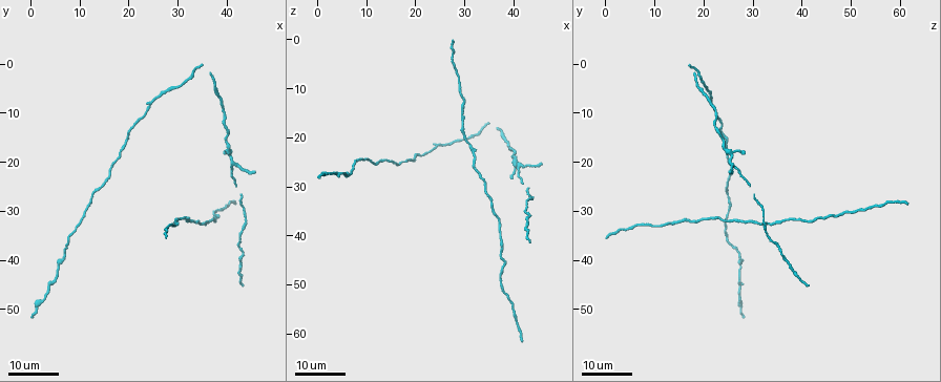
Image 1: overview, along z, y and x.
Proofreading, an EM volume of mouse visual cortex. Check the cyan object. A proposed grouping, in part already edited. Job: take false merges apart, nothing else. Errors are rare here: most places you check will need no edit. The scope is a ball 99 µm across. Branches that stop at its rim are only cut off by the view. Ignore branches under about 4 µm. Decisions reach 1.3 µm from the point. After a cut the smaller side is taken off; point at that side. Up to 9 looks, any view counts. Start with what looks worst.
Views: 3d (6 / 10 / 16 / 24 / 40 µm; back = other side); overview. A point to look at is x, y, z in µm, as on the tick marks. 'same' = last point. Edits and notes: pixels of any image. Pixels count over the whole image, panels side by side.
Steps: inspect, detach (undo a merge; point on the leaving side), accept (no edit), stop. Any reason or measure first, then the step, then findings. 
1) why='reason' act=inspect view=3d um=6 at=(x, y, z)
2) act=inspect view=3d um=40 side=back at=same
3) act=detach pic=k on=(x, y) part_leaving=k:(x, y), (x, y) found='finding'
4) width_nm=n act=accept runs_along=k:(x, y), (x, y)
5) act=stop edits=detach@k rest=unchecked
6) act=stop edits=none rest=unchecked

why='three-way junction' act=inspect view=3d um=24 at=(41.0, 20.5, 25.5)

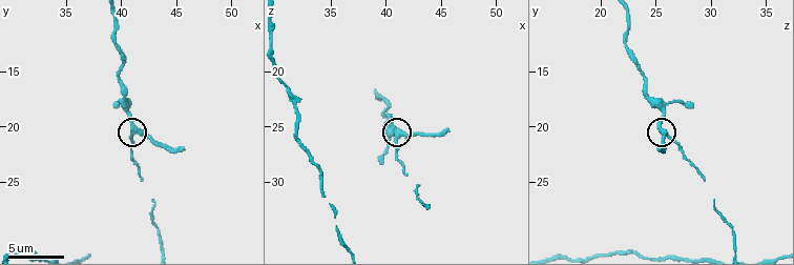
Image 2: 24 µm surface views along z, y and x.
act=inspect view=3d um=10 at=(41.0, 20.4, 25.8)

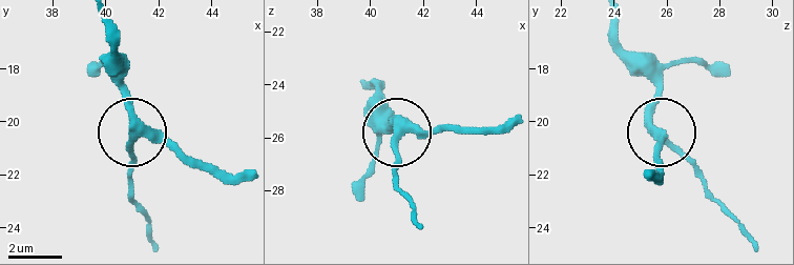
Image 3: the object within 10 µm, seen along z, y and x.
act=inspect view=3d um=6 at=(41.1, 20.5, 25.6)

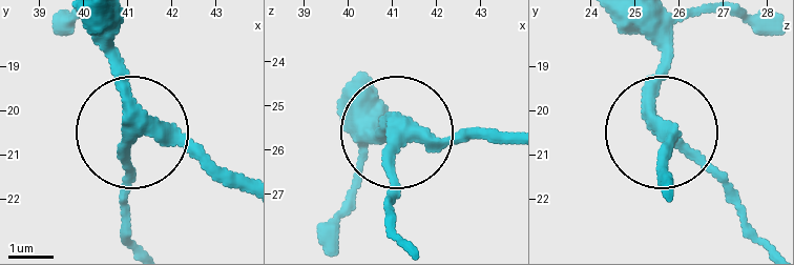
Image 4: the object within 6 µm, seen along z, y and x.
act=accept runs_along=4:(356, 86), (379, 133), (391, 121), (458, 143), (510, 133) found='one neuron here'

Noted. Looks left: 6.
act=inspect view=3d um=24 at=(37.0, 31.0, 43.5)

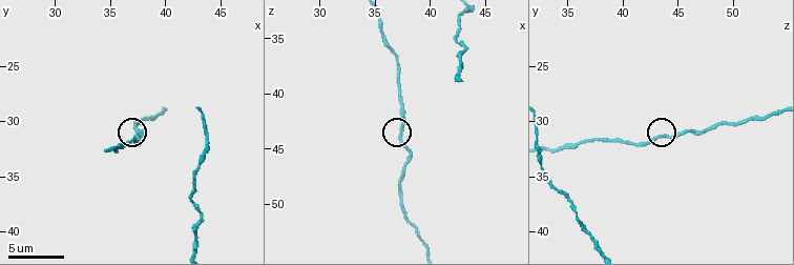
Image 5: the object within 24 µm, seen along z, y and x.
act=inspect view=3d um=6 at=(37.4, 31.4, 43.6)

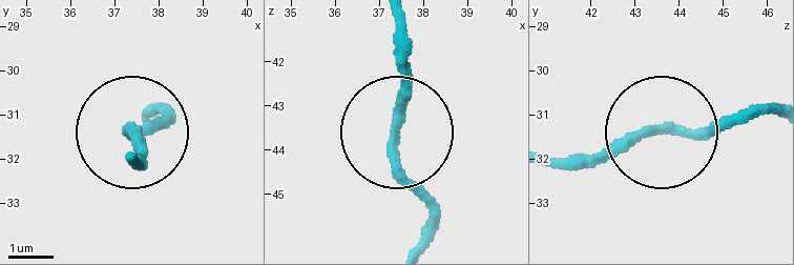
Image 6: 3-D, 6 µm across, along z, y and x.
act=inspect view=3d um=6 side=back at=(37.30, 31.35, 43.75)

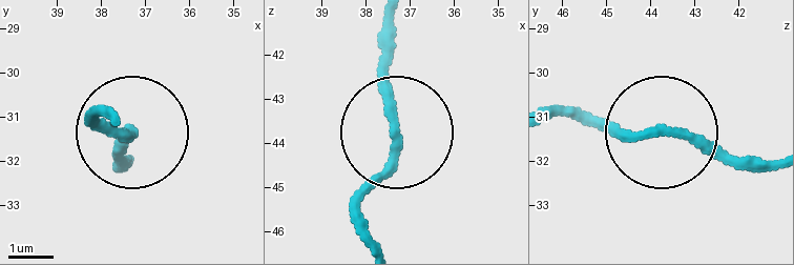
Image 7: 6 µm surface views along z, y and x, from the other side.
act=accept found='one neuron here'

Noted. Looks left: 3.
why='thick turns thin' act=inspect view=3d um=10 at=(40.2, 16.4, 24.0)

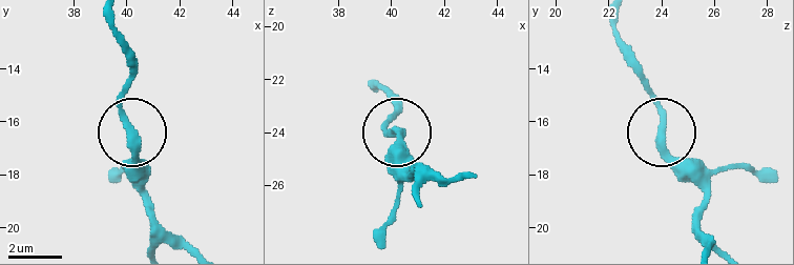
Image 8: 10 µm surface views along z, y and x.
width_nm=290 act=accept runs_along=8:(111, 20), (131, 81), (125, 121), (139, 156), (139, 187) found='one neuron here'

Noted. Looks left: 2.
why='calibre changes' act=inspect view=3d um=24 at=(4.0, 45.5, 27.0)

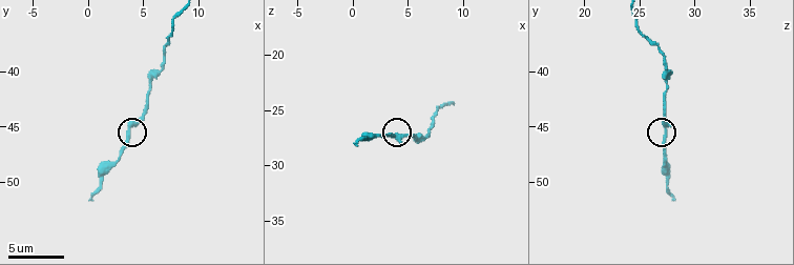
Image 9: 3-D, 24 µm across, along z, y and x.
why='zoom in' act=inspect view=3d um=6 at=(3.8, 45.6, 27.6)

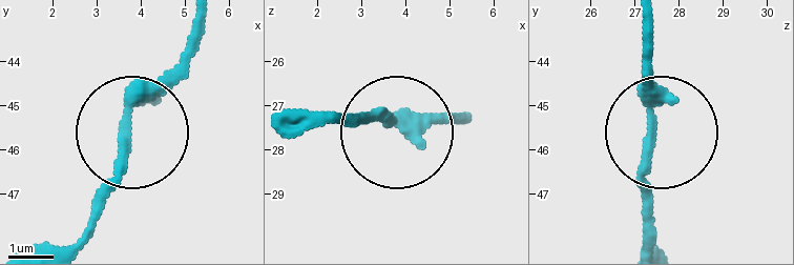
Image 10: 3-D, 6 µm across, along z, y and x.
act=accept runs_along=10:(652, 23), (652, 235) found='continuous, no second neuron'

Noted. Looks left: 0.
act=stop edits=none rest=unchecked

